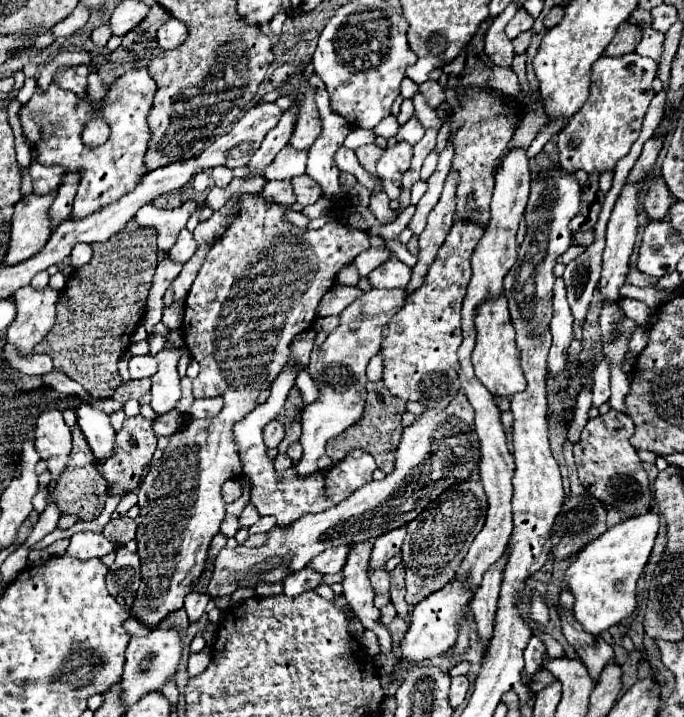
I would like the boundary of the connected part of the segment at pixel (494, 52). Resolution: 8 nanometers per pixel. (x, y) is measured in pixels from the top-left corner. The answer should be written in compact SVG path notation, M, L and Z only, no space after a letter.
M510 4L504 12L502 12L502 16L488 28L488 32L486 32L486 38L484 38L484 50L486 50L486 54L492 58L492 62L496 64L496 66L502 66L502 68L506 68L506 66L510 66L512 64L512 58L514 58L514 48L512 48L512 42L506 38L506 34L504 34L504 28L506 28L506 24L508 24L508 20L512 18L516 14L516 8L514 8L514 4Z

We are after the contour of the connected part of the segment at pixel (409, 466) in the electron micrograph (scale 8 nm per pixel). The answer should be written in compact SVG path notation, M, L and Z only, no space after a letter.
M458 394L446 410L426 410L424 416L418 416L412 426L408 426L402 434L402 440L396 450L396 466L394 470L382 480L382 482L370 482L368 486L362 486L356 490L350 498L342 500L338 506L320 512L320 514L308 514L300 520L296 520L288 528L274 528L268 532L268 542L260 548L222 548L214 562L214 576L208 586L208 594L212 598L216 596L230 596L240 586L256 586L258 582L282 582L290 572L304 568L314 556L322 554L326 546L334 546L334 542L342 544L354 544L362 540L374 540L394 528L400 528L402 524L412 522L418 518L418 514L440 494L450 490L450 486L456 486L458 482L470 480L470 474L478 470L478 436L474 434L474 408L468 404L464 394Z

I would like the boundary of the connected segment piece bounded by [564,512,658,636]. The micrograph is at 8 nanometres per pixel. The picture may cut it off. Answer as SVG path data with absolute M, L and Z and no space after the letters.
M646 512L634 518L628 518L620 524L616 524L614 528L608 528L606 534L602 534L602 538L596 538L594 542L590 542L584 550L578 552L576 560L572 562L572 566L566 570L566 580L564 584L572 590L576 602L574 602L574 616L576 620L584 626L586 632L598 636L602 630L608 630L612 624L620 622L622 618L628 618L634 608L636 608L636 582L648 562L648 556L652 552L654 540L658 534L658 514L656 512Z

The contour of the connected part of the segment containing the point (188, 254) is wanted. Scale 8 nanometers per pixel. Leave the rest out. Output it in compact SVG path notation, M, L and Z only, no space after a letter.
M184 228L184 230L180 232L176 244L172 246L172 250L170 250L168 254L170 254L170 258L176 260L176 262L186 262L186 260L192 258L192 254L196 252L196 248L198 248L198 244L196 244L192 232L188 232L188 230Z

